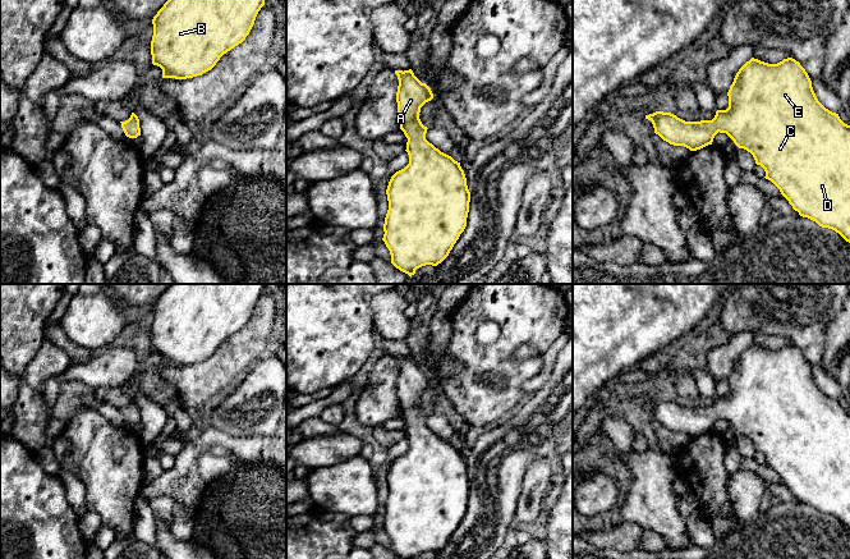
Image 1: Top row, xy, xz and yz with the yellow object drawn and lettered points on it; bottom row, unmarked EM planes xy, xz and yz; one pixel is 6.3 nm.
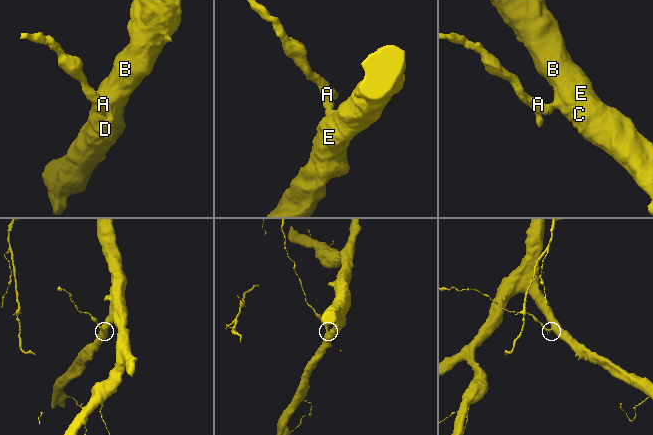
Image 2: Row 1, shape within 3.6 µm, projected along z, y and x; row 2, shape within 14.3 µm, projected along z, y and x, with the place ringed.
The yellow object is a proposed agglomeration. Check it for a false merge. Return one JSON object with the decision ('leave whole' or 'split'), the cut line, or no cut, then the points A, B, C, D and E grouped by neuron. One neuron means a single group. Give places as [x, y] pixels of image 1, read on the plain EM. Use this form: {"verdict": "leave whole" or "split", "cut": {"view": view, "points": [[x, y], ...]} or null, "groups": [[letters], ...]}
{"verdict": "leave whole", "cut": null, "groups": [["A", "B", "C", "D", "E"]]}

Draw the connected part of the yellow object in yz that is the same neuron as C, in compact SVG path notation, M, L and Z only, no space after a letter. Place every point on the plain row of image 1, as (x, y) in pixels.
M752 344L736 359L727 382L729 394L717 397L712 407L685 408L663 398L645 402L645 405L652 408L654 420L663 427L690 437L712 431L718 418L726 420L739 435L753 441L755 450L764 455L764 464L780 476L800 503L835 517L850 530L850 412L818 388L812 367L800 349L787 344L777 350L768 350Z

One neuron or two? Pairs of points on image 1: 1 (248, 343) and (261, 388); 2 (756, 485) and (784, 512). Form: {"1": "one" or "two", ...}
{"1": "two", "2": "two"}

